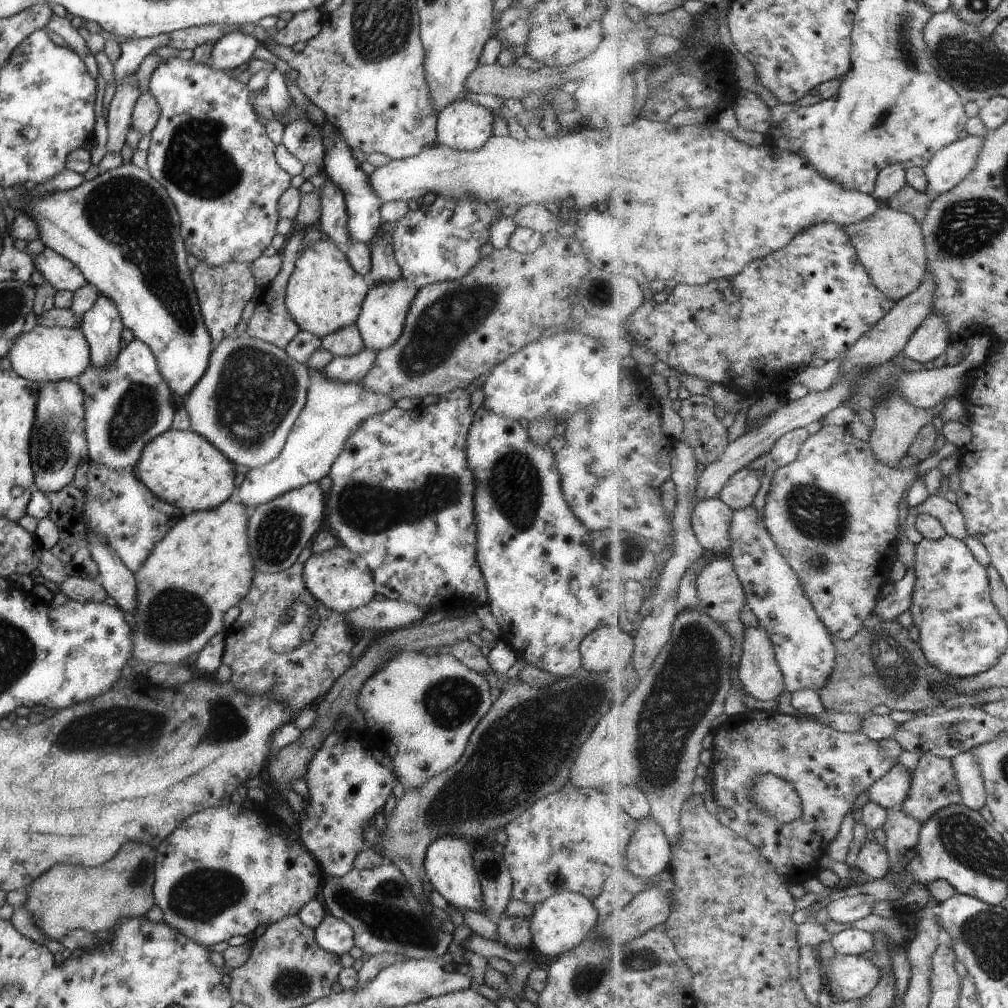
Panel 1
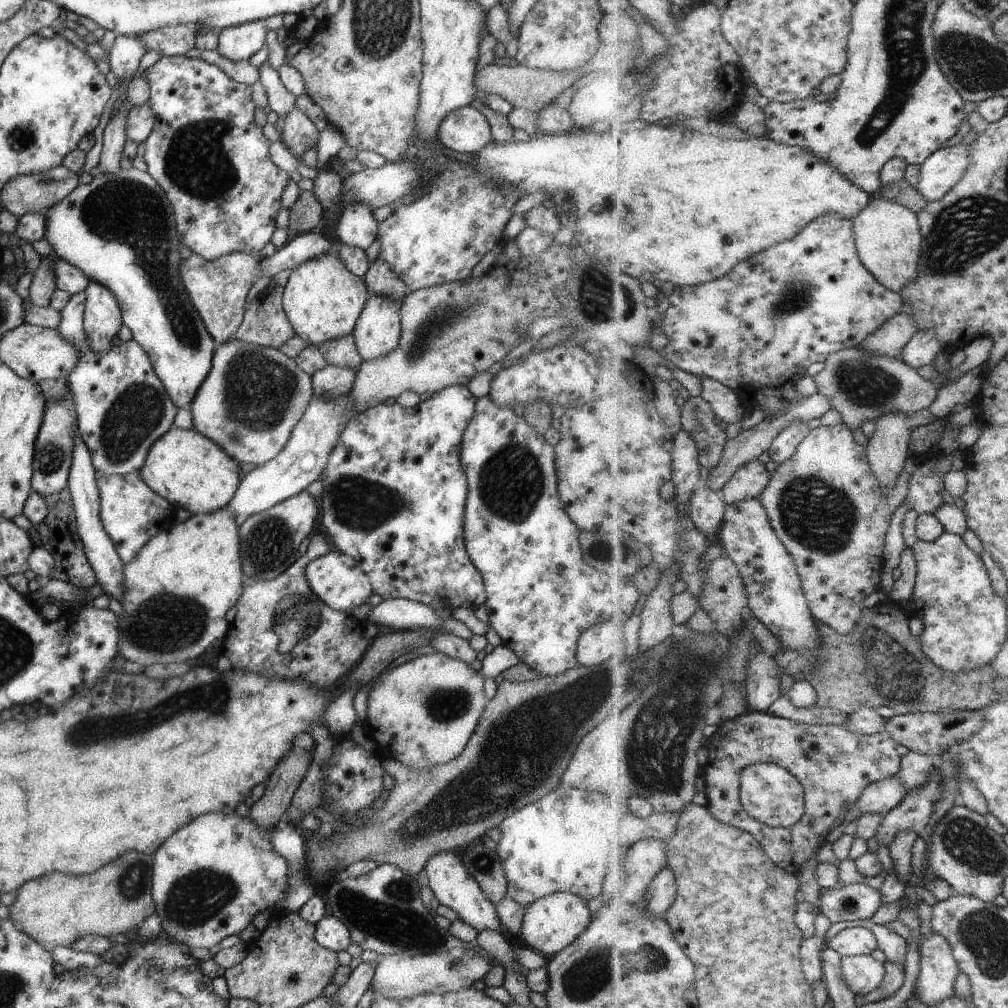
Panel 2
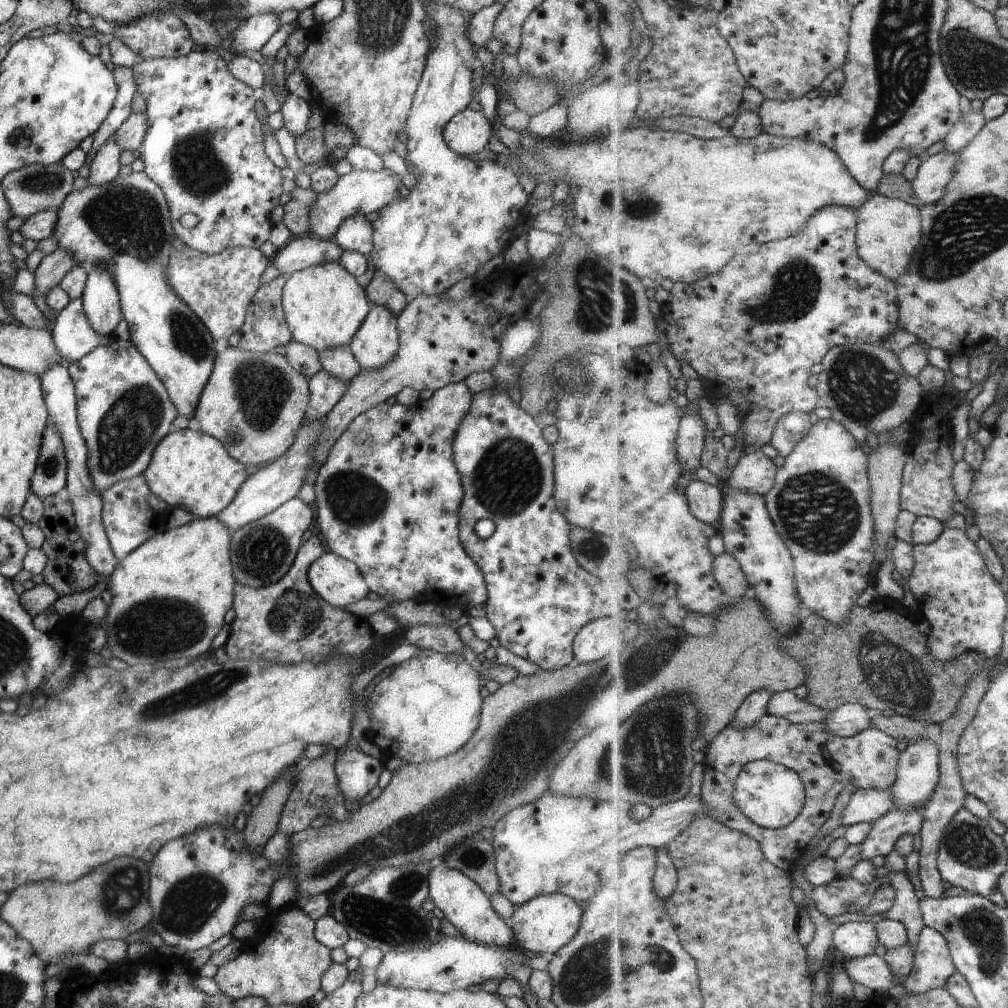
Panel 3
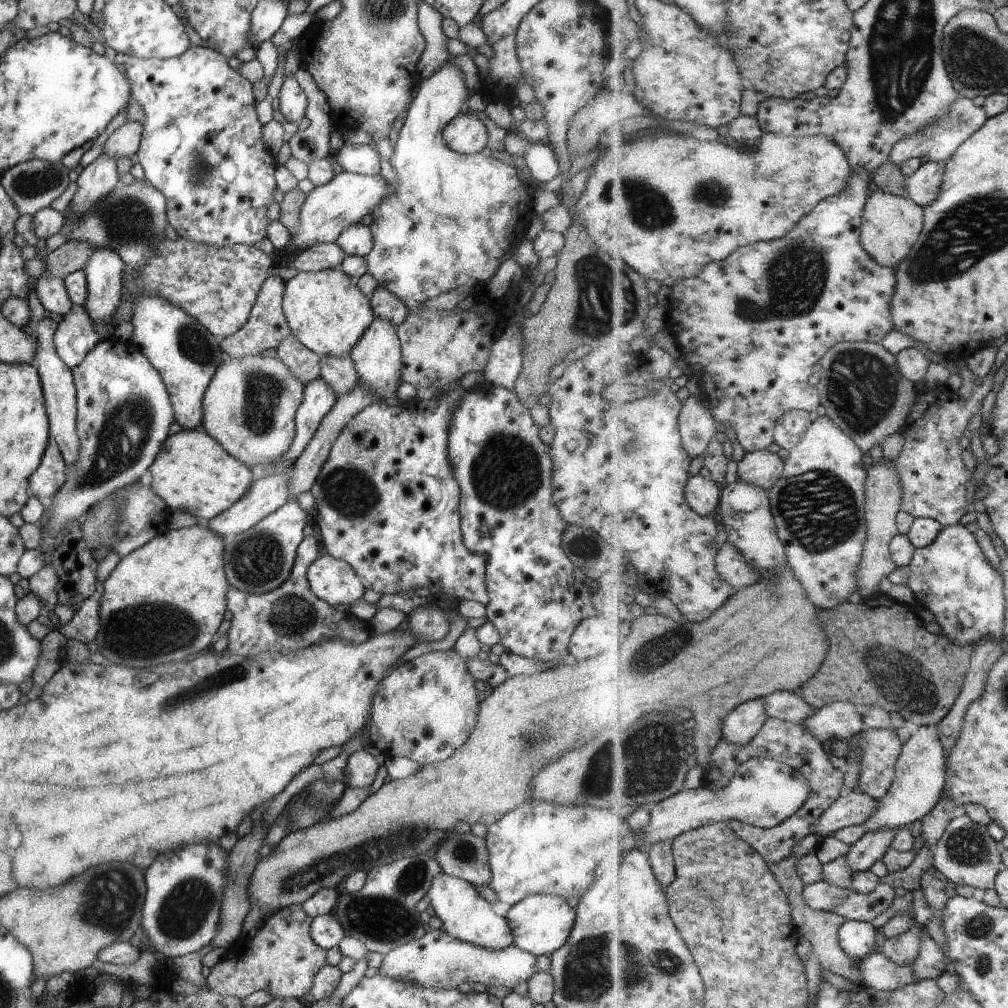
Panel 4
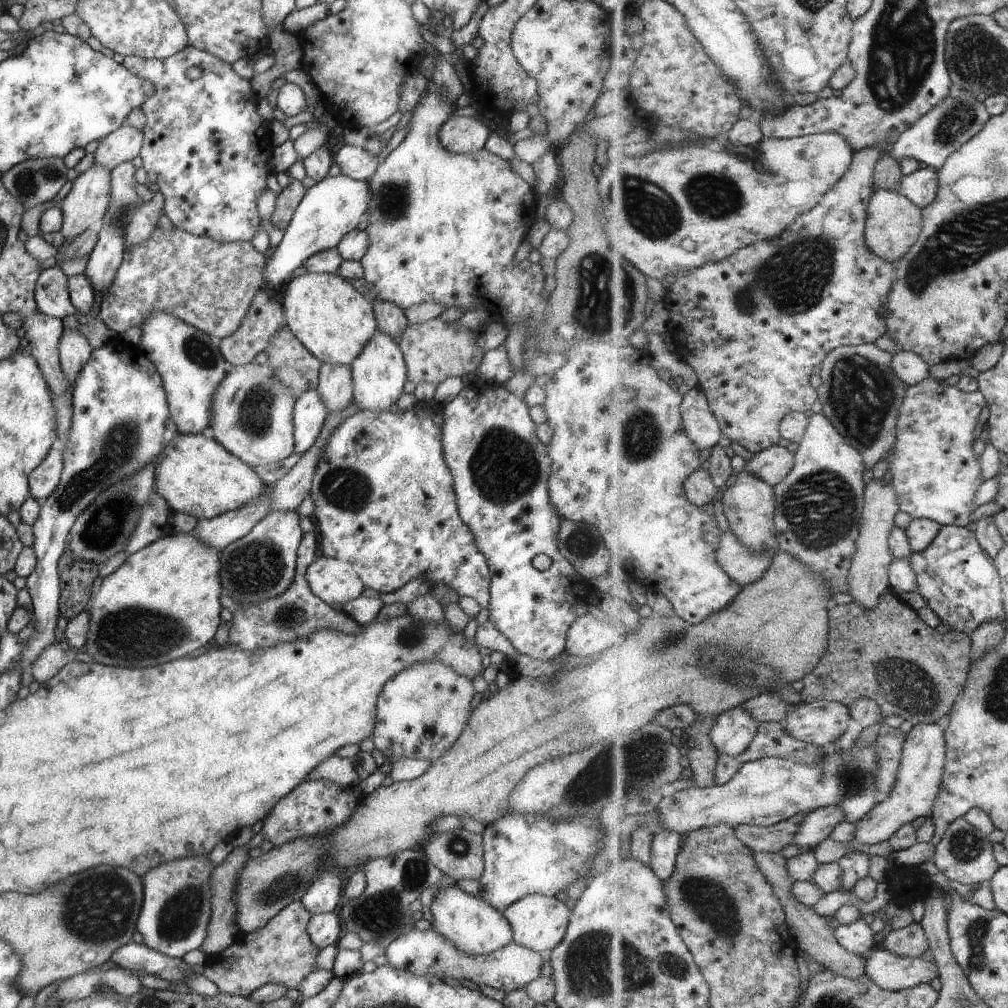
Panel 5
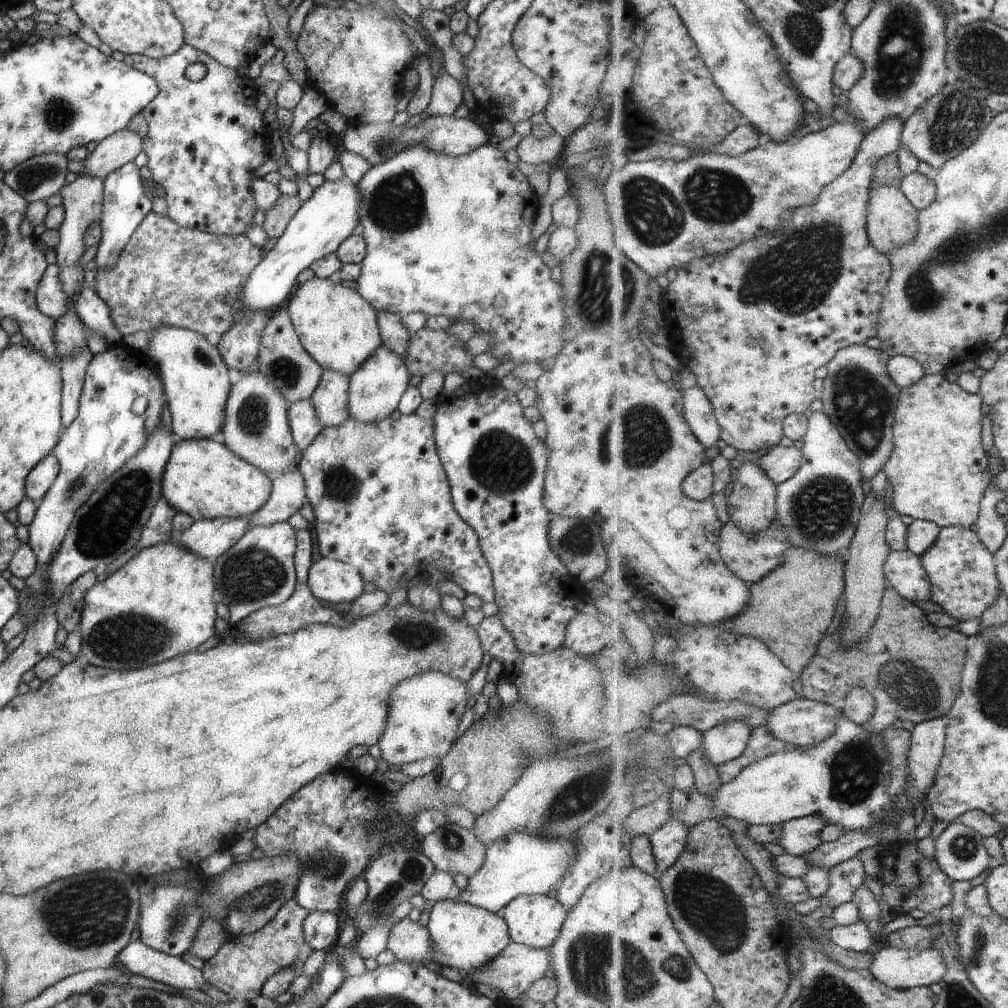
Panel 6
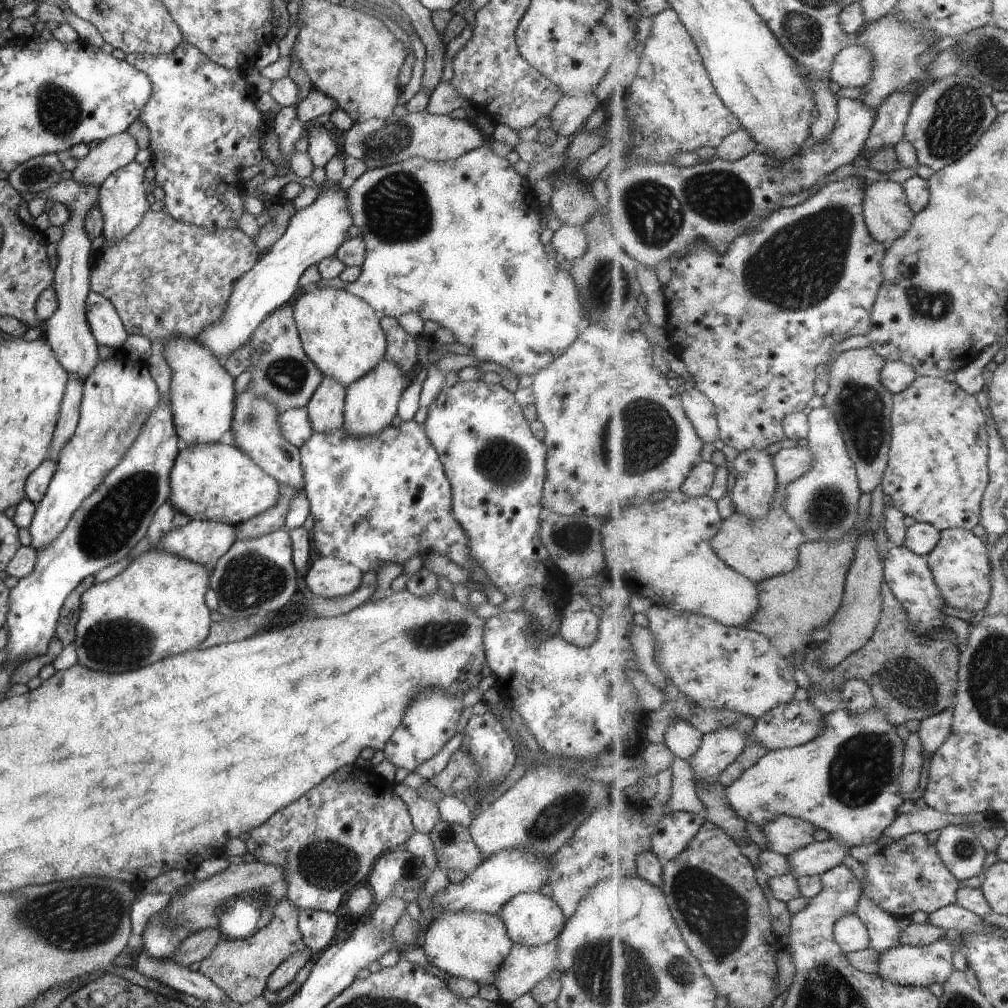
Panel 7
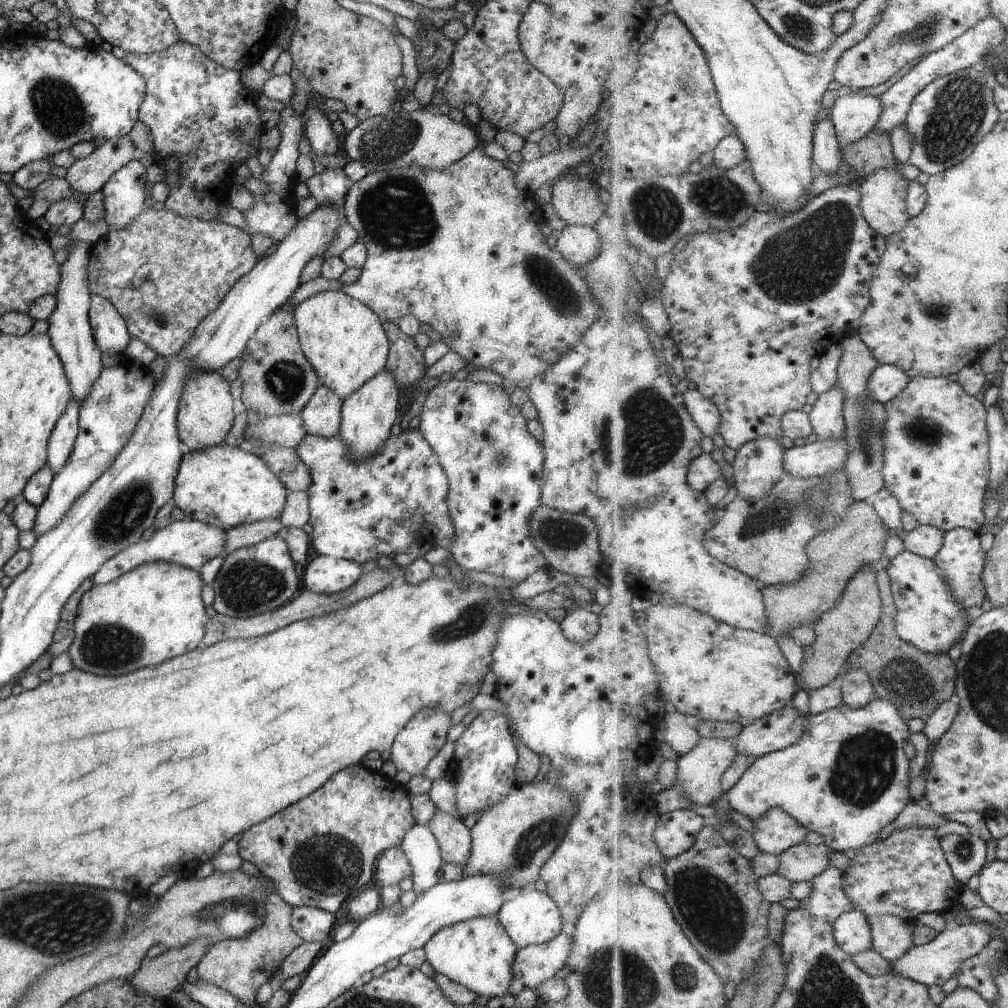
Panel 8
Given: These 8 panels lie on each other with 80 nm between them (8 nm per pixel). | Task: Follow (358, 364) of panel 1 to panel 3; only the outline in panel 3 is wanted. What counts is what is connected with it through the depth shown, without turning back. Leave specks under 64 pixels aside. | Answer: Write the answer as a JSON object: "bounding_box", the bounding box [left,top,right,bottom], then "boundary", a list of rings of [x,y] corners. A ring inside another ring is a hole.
{"bounding_box":[301,369,347,423],"boundary":[[[323,369],[308,380],[308,403],[301,423],[321,420],[343,396],[347,384]]]}

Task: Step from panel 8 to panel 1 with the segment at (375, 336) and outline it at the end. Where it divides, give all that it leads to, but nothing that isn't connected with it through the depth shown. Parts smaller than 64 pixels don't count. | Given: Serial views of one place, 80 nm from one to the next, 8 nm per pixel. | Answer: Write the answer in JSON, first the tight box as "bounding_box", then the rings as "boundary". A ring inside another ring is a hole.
{"bounding_box":[284,237,369,338],"boundary":[[[324,237],[309,241],[298,251],[294,269],[286,284],[284,303],[301,331],[321,338],[338,328],[354,324],[369,286],[364,276],[351,268],[344,250]]]}

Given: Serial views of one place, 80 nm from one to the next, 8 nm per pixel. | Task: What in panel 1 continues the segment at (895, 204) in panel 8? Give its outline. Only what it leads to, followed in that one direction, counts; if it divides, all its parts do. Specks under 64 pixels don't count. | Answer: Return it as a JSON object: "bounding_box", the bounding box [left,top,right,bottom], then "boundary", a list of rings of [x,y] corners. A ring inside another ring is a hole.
{"bounding_box":[840,204,929,302],"boundary":[[[886,204],[866,221],[856,225],[840,225],[852,238],[863,266],[866,266],[875,286],[891,300],[899,302],[919,288],[928,272],[929,258],[921,223],[905,211]]]}

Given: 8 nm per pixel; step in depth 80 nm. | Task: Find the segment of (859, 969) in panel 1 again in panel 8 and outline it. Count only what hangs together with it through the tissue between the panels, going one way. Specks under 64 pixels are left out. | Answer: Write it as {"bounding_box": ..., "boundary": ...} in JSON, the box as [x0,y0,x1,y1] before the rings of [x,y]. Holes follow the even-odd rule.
{"bounding_box":[891,922,994,987],"boundary":[[[983,922],[947,927],[938,934],[938,938],[935,938],[933,942],[923,946],[913,945],[905,955],[891,962],[891,974],[923,983],[928,987],[933,984],[943,986],[943,984],[947,984],[947,980],[951,980],[955,976],[957,970],[960,970],[959,966],[963,966],[968,958],[978,955],[990,943],[991,935],[988,932],[992,932],[994,928],[993,924]]]}

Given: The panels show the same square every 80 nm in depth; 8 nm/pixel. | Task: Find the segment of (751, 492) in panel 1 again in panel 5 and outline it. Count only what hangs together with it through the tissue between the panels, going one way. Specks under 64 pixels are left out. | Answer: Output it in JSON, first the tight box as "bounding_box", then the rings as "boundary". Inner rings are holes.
{"bounding_box":[743,446,794,487],"boundary":[[[772,446],[770,449],[754,454],[744,464],[743,471],[747,471],[772,487],[776,487],[788,476],[794,465],[794,453],[786,447]]]}

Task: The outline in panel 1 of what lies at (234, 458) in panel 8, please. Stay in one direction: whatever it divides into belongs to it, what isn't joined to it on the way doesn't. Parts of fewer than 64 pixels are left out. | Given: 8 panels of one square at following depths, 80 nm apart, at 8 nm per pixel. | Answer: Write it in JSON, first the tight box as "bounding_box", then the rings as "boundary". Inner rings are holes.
{"bounding_box":[133,427,234,511],"boundary":[[[169,427],[151,438],[142,448],[133,469],[135,476],[162,501],[185,511],[204,511],[231,499],[234,485],[233,463],[209,441],[191,430]]]}

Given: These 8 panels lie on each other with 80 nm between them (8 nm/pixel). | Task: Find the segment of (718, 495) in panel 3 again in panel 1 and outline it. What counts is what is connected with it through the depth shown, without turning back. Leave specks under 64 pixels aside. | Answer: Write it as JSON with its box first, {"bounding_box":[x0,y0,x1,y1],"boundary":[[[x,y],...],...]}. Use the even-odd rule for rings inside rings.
{"bounding_box":[691,497,735,555],"boundary":[[[715,497],[699,501],[691,515],[692,527],[707,553],[727,555],[732,547],[731,523],[735,511]]]}

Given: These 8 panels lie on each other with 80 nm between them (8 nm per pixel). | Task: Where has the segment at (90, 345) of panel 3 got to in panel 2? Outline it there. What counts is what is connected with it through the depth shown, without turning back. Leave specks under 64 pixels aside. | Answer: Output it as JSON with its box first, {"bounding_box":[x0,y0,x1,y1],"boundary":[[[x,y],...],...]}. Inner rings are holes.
{"bounding_box":[55,292,89,352],"boundary":[[[81,292],[70,295],[67,304],[60,310],[60,321],[55,328],[59,334],[70,342],[79,352],[89,350],[87,337],[83,328],[83,313],[85,308],[86,292]]]}

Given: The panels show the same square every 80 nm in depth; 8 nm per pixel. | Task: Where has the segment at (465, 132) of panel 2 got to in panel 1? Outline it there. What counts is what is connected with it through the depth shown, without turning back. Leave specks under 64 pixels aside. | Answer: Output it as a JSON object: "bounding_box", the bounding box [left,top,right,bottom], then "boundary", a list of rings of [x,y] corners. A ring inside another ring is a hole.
{"bounding_box":[436,99,492,151],"boundary":[[[465,99],[450,102],[436,114],[436,143],[470,151],[492,134],[492,113],[487,107]]]}

